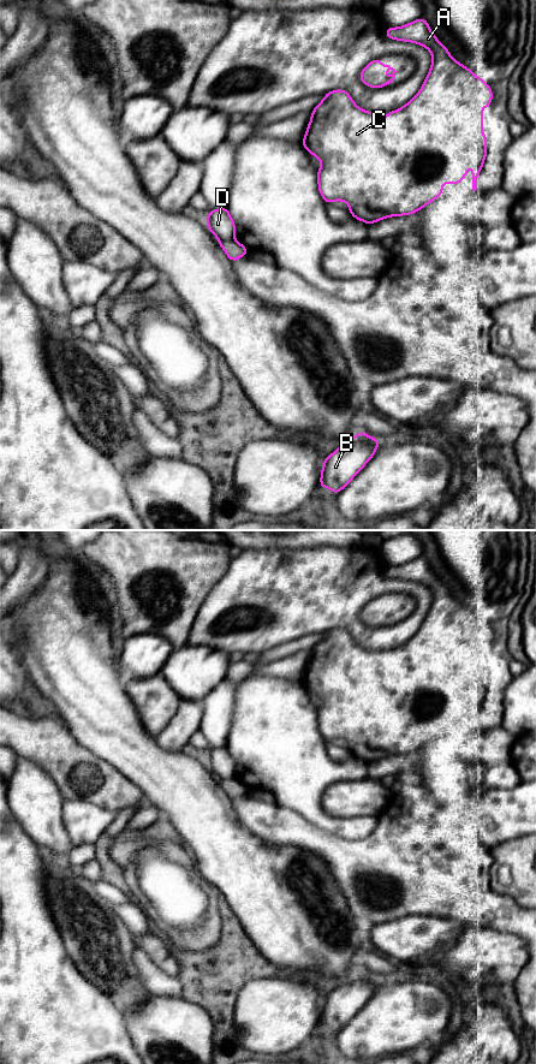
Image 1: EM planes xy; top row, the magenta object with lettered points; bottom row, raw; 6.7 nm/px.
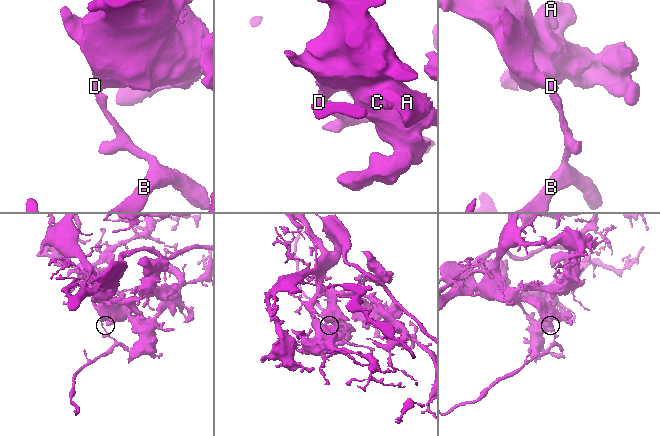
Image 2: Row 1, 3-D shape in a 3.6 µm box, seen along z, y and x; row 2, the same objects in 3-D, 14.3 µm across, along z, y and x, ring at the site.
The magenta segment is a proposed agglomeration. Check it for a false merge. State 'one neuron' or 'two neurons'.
two neurons

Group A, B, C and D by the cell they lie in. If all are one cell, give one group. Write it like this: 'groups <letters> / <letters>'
groups A C D / B

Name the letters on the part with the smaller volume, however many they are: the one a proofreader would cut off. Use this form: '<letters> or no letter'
B

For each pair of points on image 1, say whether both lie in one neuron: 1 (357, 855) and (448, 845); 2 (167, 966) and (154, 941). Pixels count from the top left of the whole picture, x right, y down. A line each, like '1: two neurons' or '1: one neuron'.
1: one neuron
2: one neuron

